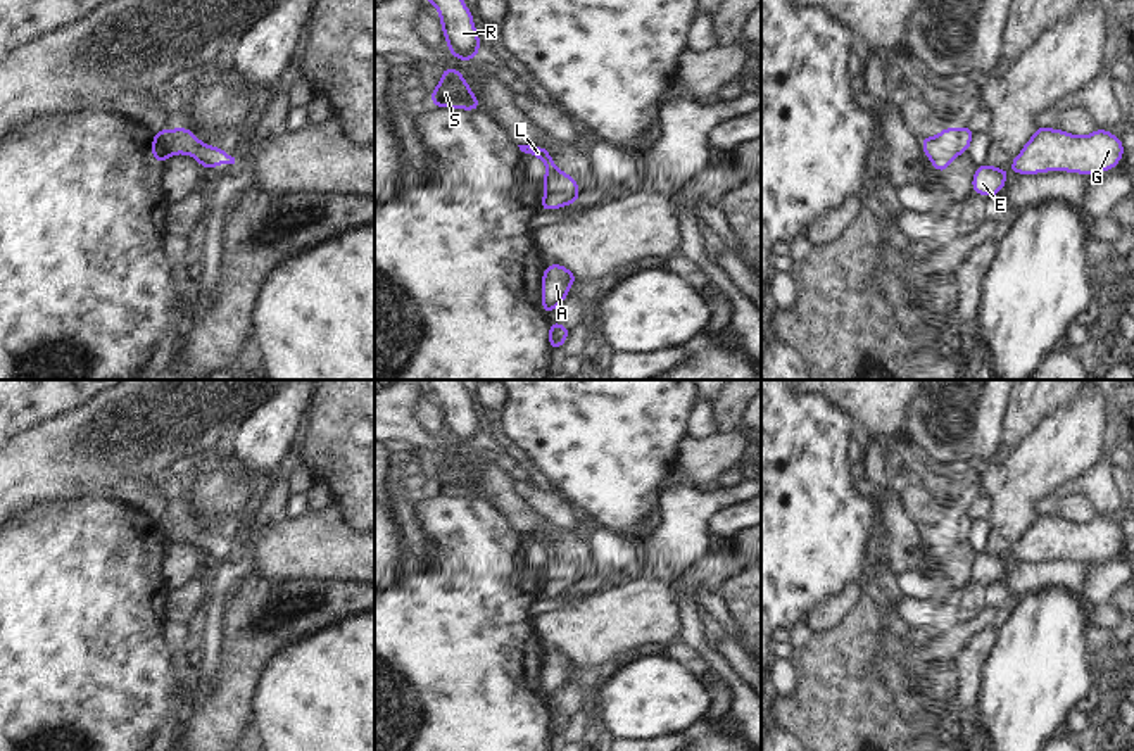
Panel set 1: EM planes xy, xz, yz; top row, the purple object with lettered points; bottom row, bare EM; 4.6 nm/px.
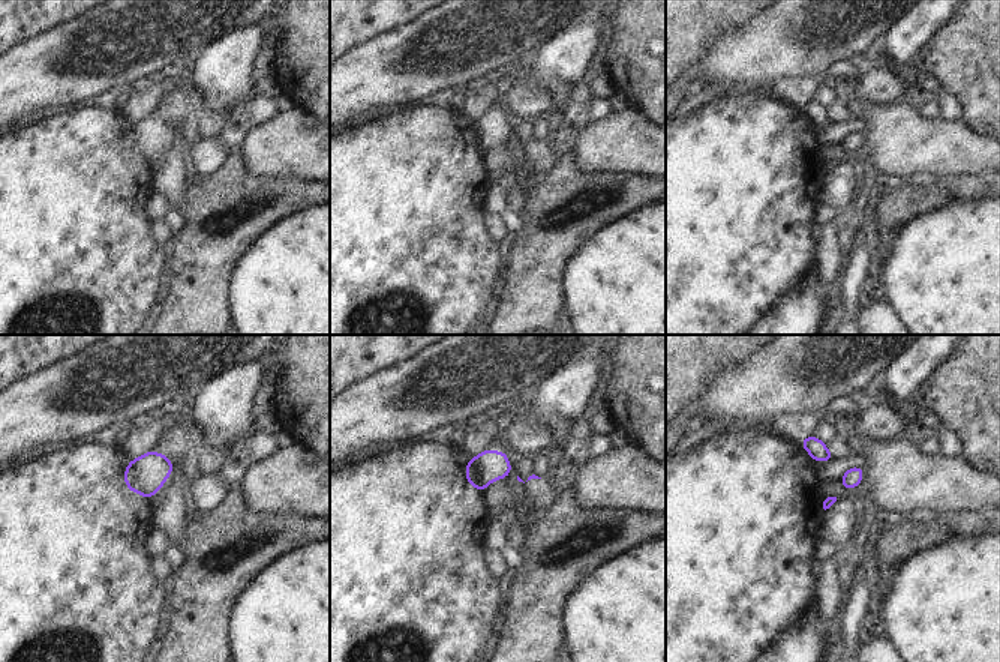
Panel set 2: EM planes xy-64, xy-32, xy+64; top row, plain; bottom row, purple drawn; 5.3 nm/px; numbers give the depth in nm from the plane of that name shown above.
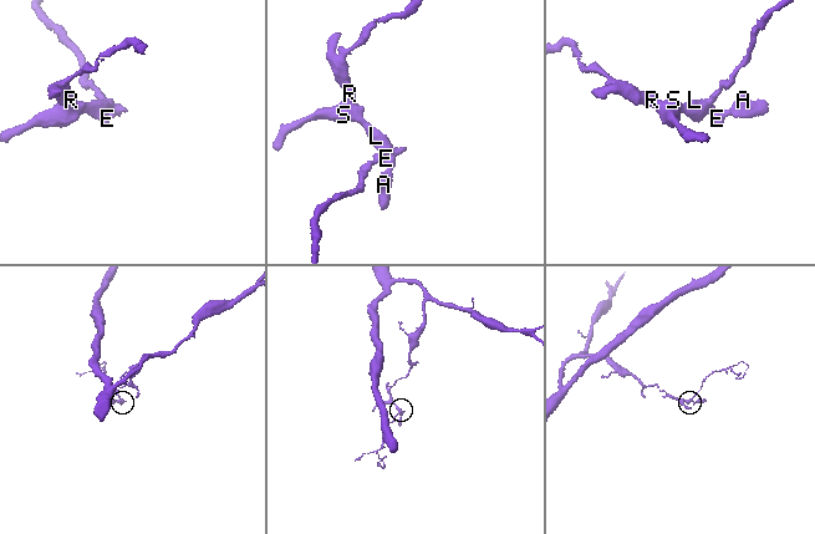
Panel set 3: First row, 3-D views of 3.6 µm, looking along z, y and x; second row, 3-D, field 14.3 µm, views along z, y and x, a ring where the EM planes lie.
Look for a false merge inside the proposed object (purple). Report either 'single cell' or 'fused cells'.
fused cells

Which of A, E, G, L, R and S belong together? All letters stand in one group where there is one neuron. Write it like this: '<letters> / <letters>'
A E G / L R S

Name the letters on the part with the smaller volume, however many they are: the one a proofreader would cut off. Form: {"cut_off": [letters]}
{"cut_off": ["A", "E", "G"]}

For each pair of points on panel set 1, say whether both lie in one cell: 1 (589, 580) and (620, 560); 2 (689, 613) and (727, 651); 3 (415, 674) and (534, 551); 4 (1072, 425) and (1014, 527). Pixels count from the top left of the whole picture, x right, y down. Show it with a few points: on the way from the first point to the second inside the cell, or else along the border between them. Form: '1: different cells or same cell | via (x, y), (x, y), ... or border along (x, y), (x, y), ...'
1: different cells | border along (604, 577), (589, 593), (565, 593)
2: different cells | border along (725, 637), (743, 650)
3: different cells | border along (520, 539), (520, 556), (541, 586)
4: same cell | via (1053, 451), (1014, 491), (1014, 501)

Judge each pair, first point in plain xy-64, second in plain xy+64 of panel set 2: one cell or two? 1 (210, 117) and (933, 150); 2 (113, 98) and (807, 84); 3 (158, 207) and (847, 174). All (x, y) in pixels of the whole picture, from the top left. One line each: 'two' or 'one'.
1: two
2: one
3: one

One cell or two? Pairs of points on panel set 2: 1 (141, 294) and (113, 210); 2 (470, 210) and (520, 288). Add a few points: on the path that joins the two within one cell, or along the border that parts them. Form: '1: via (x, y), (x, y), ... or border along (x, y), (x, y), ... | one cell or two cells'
1: via (126, 273), (113, 260), (113, 231) | one cell
2: border along (501, 246), (502, 255) | two cells

